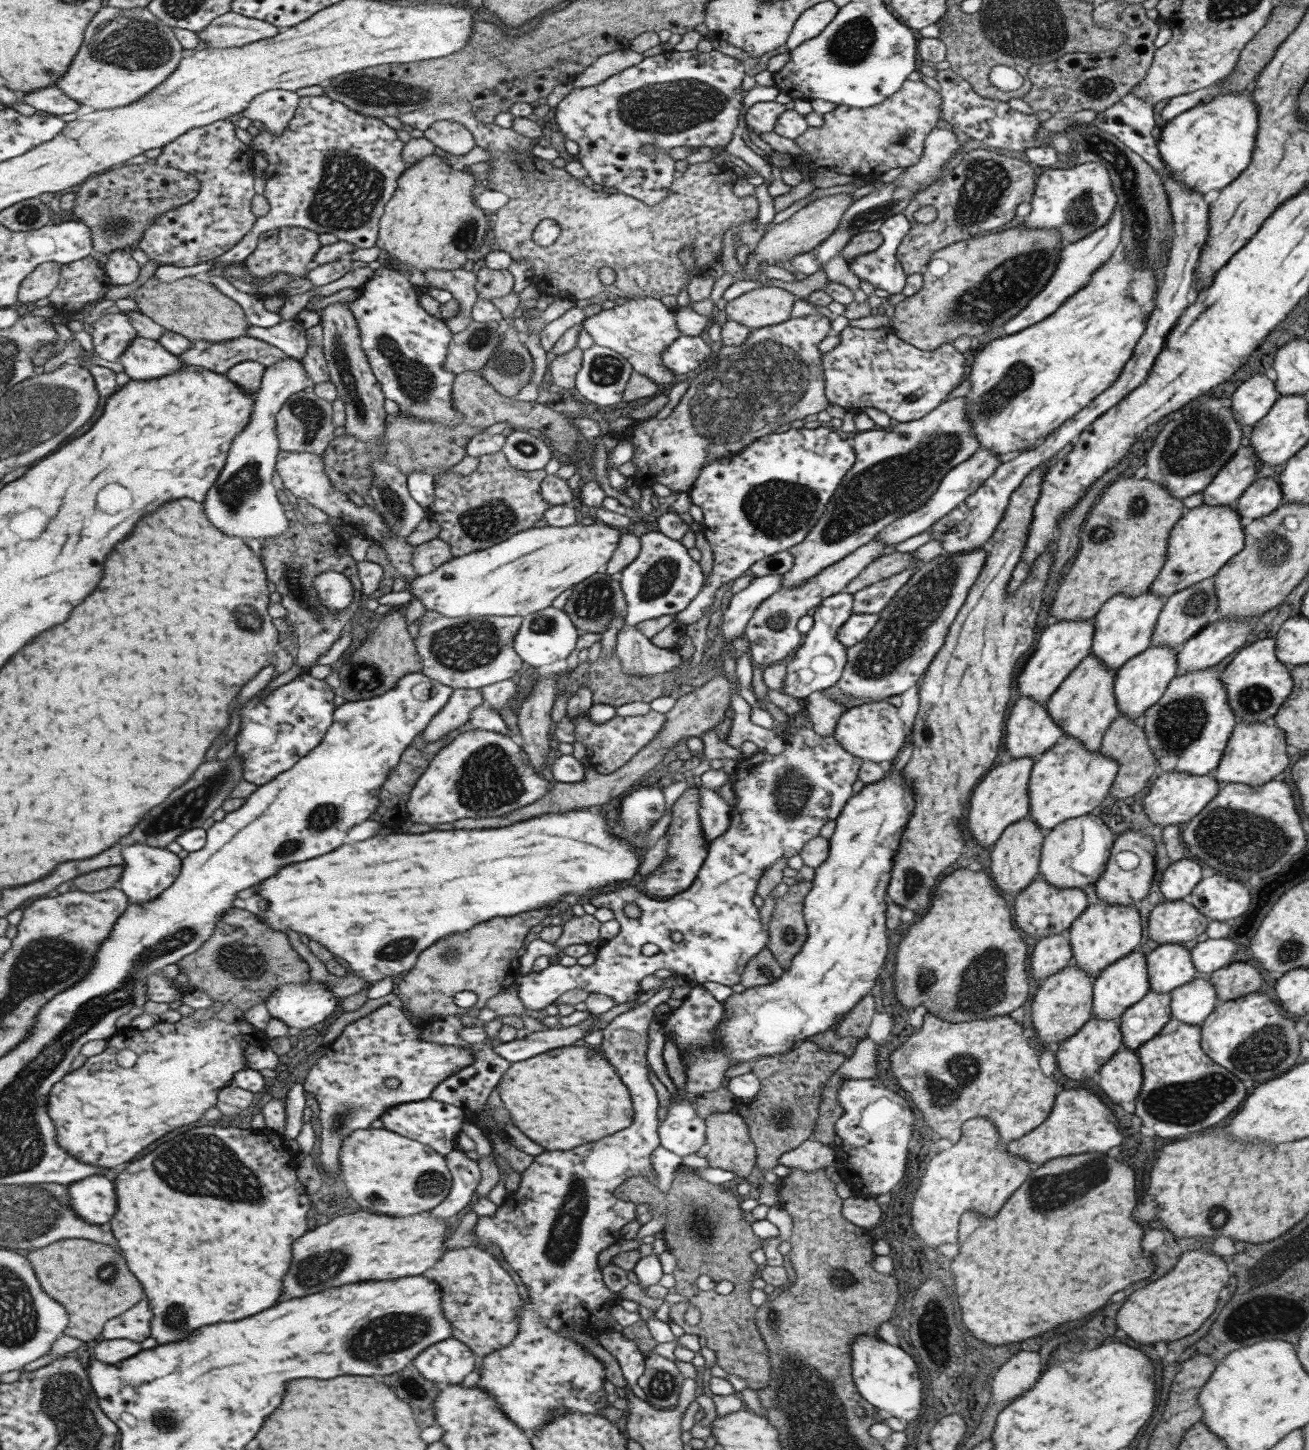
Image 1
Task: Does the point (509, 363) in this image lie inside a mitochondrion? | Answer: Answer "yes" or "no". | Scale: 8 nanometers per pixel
yes

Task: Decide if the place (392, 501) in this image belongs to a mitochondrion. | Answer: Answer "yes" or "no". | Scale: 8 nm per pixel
yes

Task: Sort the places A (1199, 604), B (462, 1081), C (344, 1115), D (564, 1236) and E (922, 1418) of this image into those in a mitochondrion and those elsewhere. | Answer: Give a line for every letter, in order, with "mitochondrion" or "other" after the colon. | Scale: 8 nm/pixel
A: mitochondrion
B: other
C: mitochondrion
D: mitochondrion
E: other

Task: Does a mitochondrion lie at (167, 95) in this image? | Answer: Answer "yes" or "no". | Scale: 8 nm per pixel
yes

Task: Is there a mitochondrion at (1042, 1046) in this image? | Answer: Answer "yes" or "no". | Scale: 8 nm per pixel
no

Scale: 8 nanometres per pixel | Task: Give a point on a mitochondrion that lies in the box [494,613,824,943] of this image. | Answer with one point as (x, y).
(791, 790)

